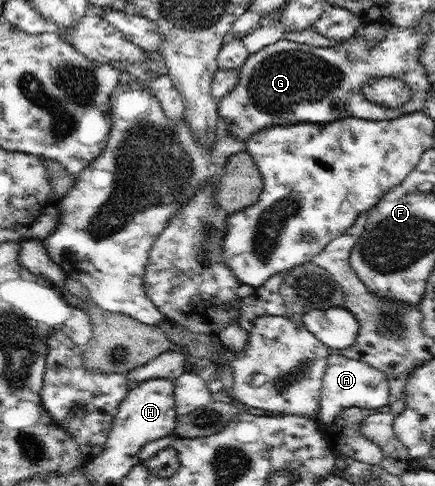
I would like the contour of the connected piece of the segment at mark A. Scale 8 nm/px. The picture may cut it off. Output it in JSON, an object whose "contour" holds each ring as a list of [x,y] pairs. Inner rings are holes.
{"contour":[[[335,351],[328,355],[326,372],[322,379],[322,394],[318,413],[313,417],[323,431],[347,408],[382,410],[388,406],[389,386],[387,376],[363,361],[345,357]]]}

